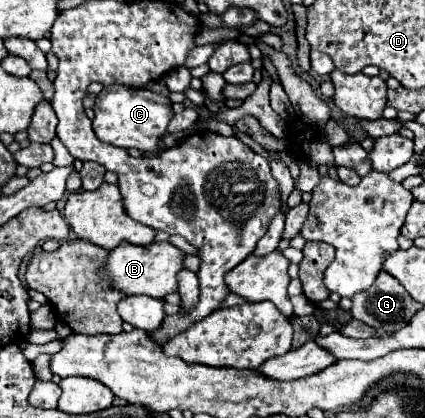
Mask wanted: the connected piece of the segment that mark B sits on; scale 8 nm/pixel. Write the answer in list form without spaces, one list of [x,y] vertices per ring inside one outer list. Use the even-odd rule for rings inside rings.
[[[128,242],[118,244],[110,250],[100,274],[104,280],[110,280],[110,286],[122,290],[124,294],[146,294],[152,298],[164,298],[170,292],[176,292],[176,274],[184,268],[182,252],[170,242],[152,242],[150,246],[134,246]]]

